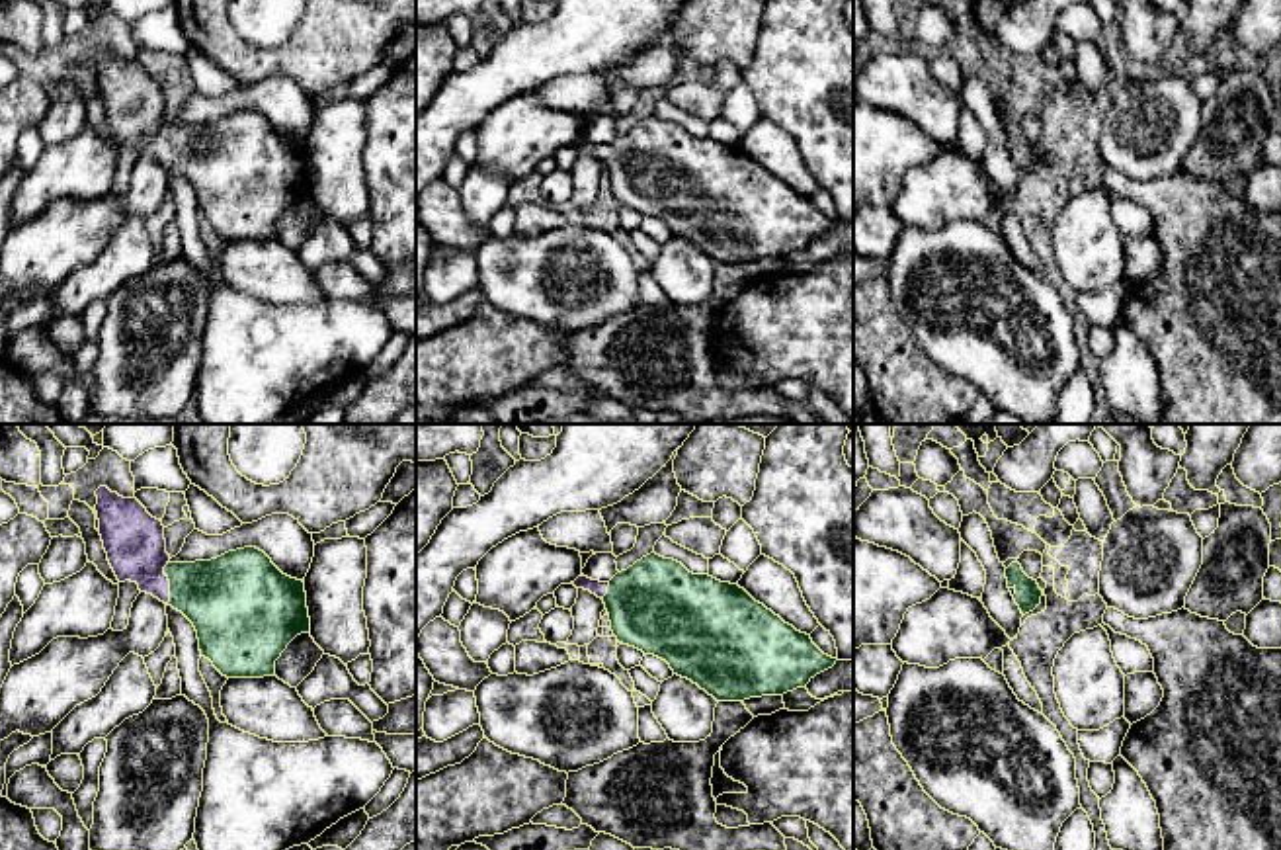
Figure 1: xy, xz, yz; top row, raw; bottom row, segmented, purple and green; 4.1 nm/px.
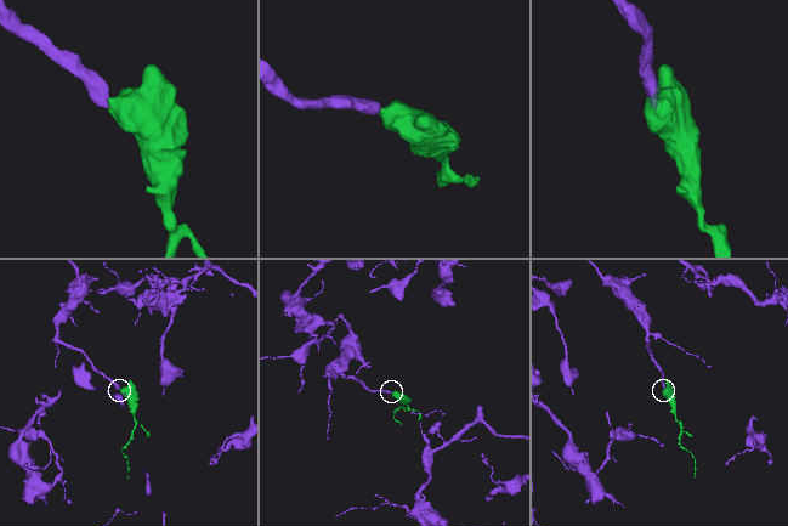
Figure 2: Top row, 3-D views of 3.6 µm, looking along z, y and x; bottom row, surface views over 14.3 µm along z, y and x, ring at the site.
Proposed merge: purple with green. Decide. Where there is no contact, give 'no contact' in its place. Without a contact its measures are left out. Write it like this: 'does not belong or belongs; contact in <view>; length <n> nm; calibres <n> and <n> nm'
belongs; contact in xy; length 170 nm; calibres 240 and 340 nm

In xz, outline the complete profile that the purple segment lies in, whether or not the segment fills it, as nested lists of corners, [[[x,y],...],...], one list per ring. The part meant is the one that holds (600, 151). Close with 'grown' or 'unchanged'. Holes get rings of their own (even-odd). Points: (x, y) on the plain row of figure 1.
[[[656,115],[617,135],[609,145],[578,139],[570,147],[603,162],[619,205],[666,223],[674,236],[691,242],[717,264],[783,258],[805,250],[838,223],[738,147],[693,137],[682,125]]] | grown

